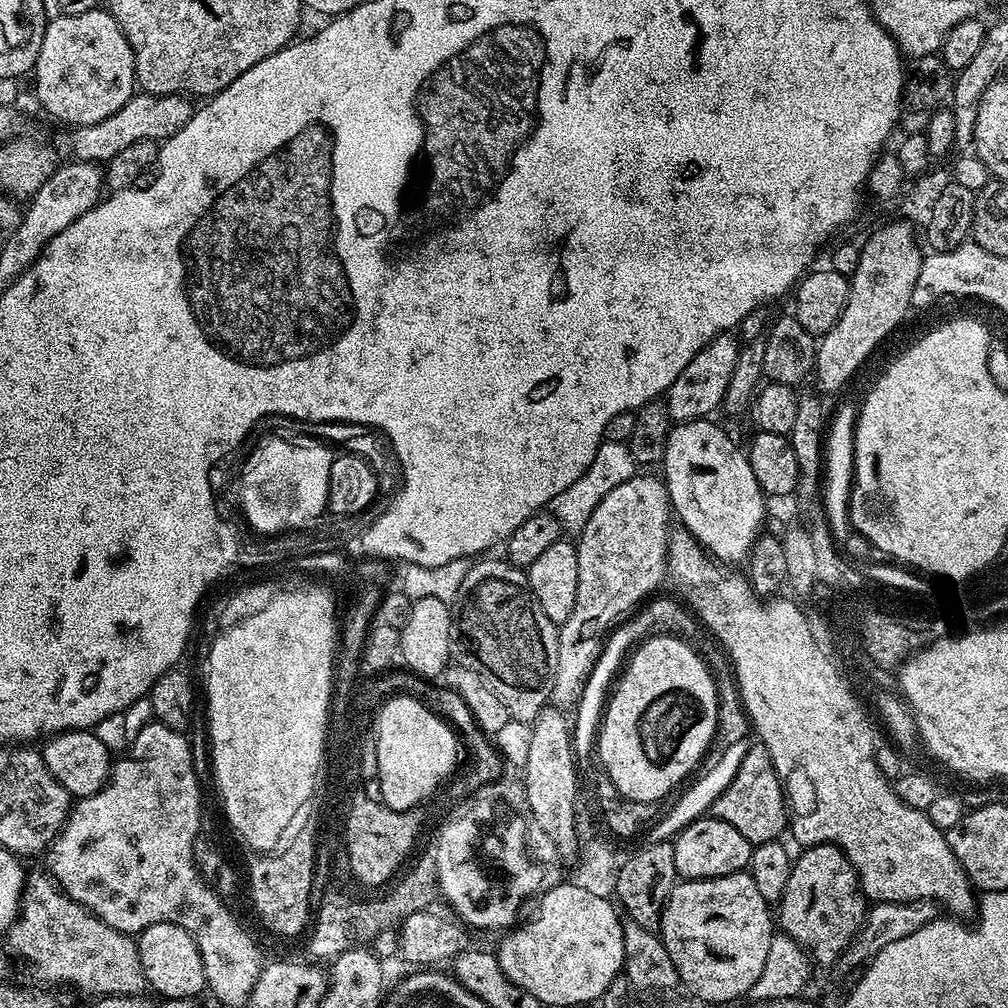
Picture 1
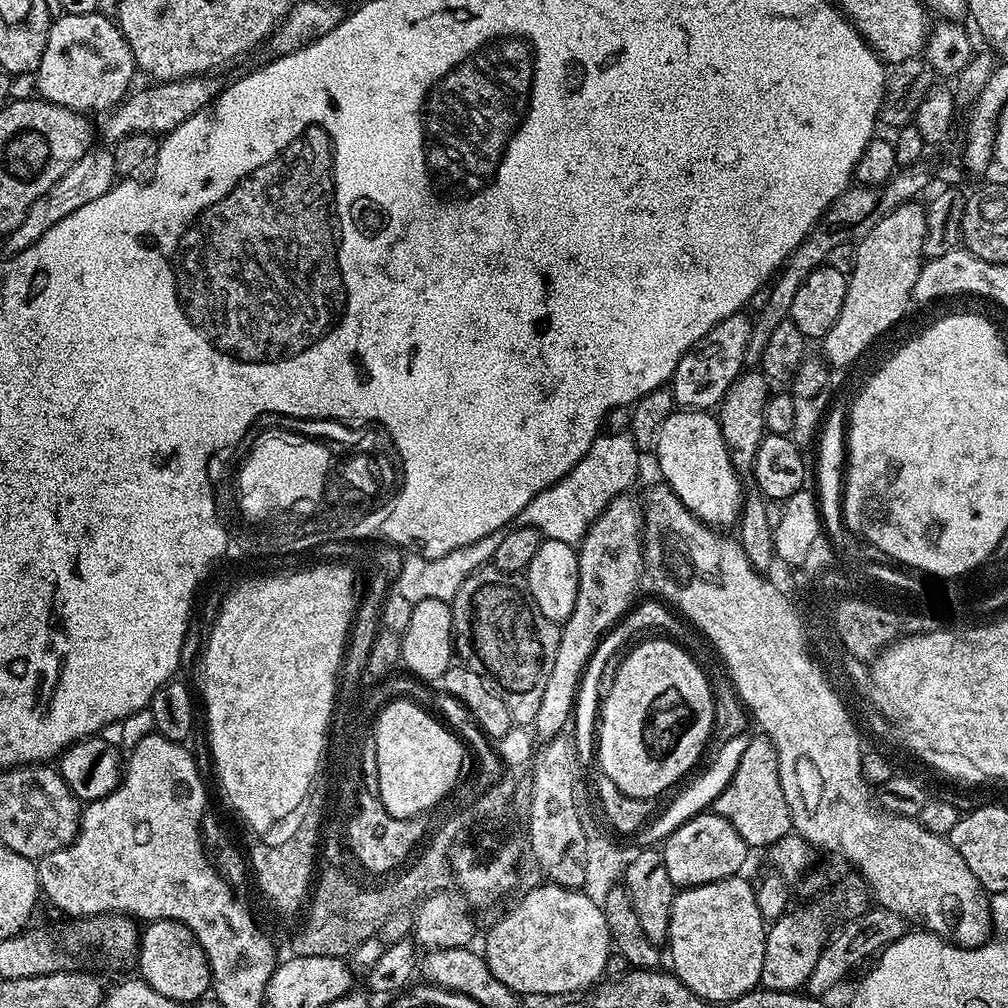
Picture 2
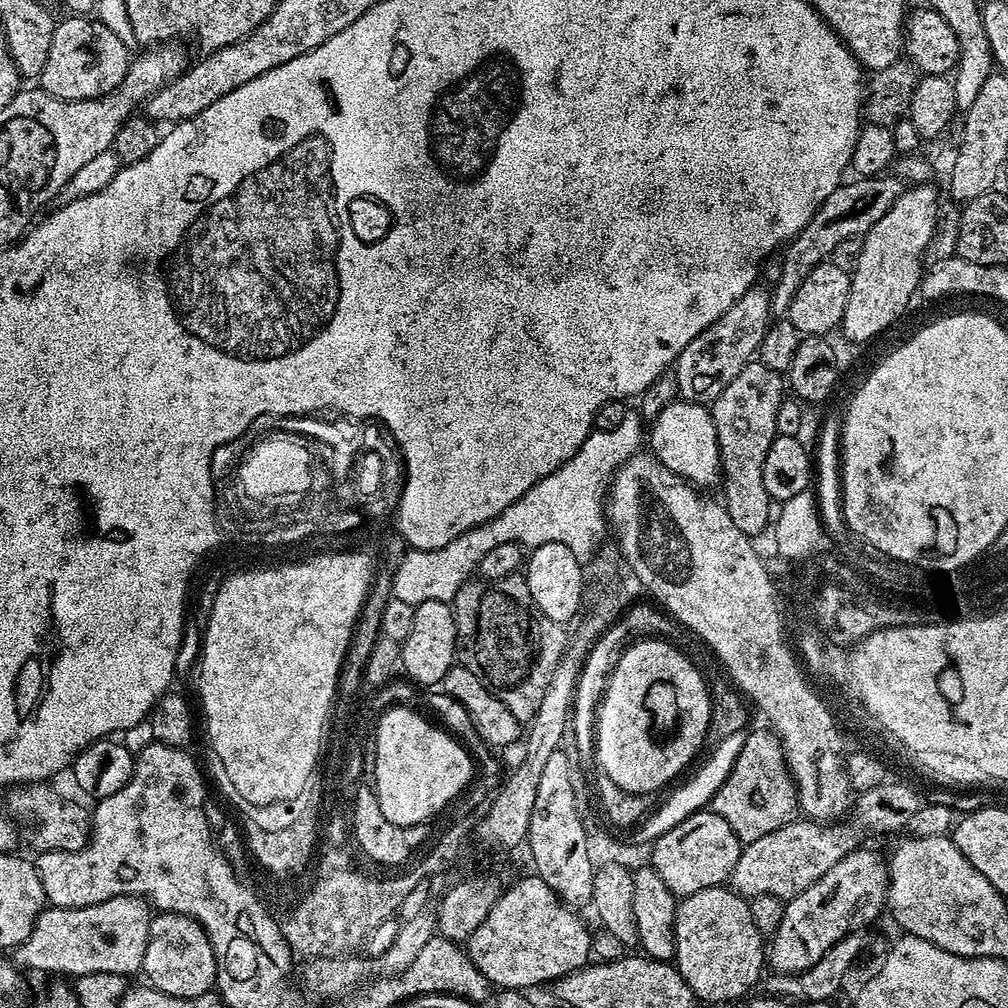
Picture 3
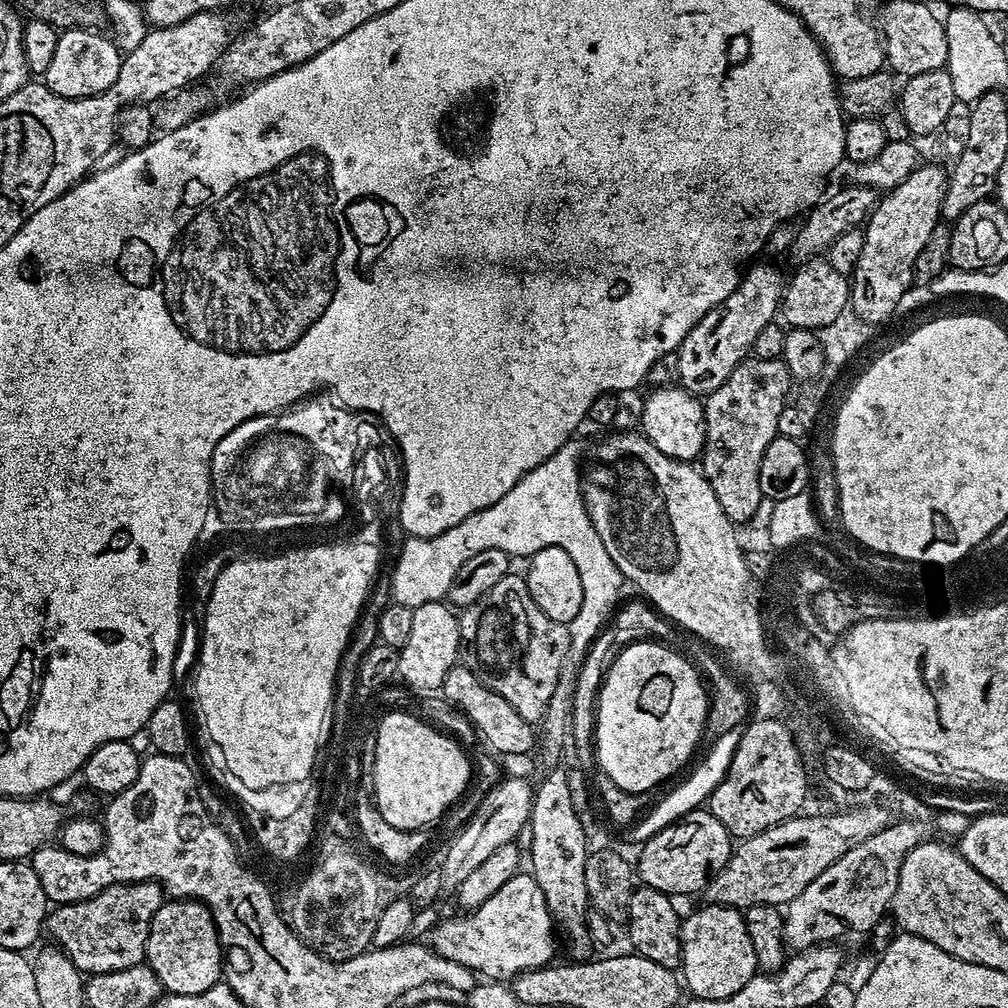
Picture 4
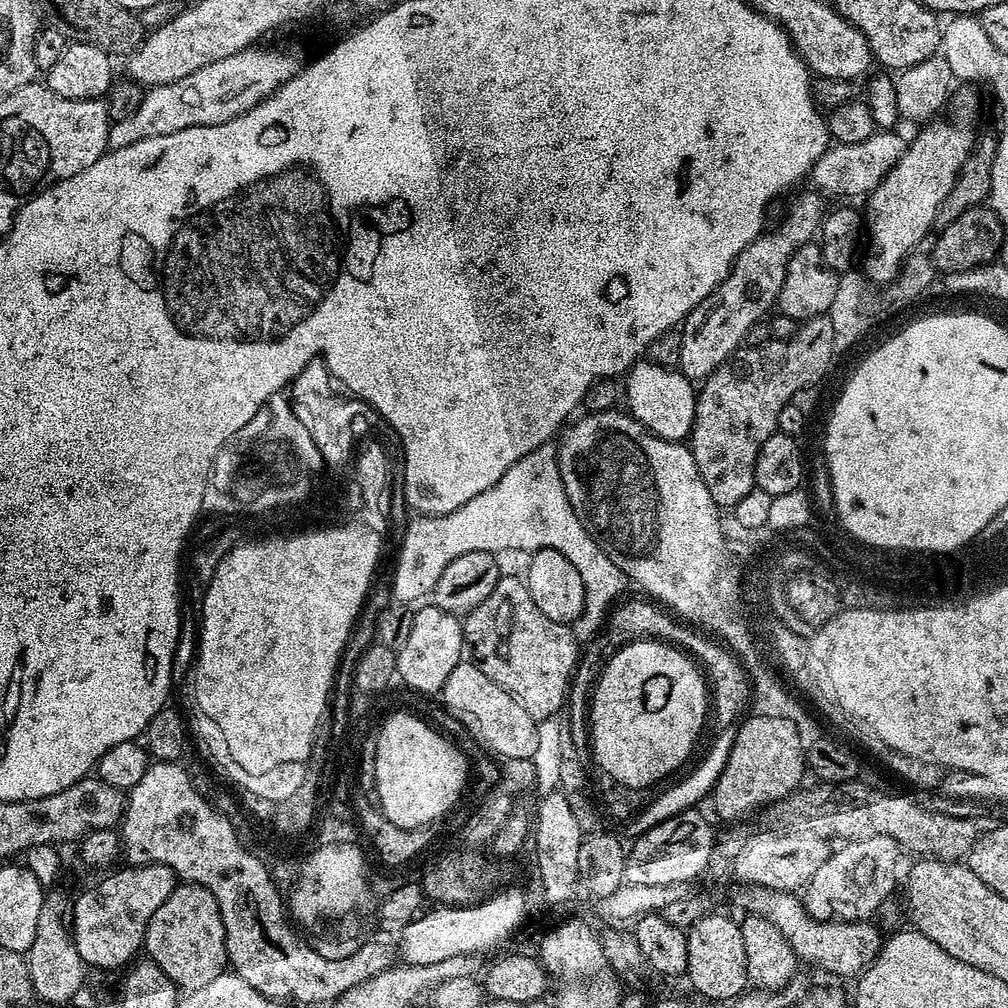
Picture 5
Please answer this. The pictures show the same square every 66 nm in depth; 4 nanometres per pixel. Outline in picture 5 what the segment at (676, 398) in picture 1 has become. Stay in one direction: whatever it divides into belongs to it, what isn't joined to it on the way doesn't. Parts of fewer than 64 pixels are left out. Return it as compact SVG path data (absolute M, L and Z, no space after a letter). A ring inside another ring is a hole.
M811 190L805 196L800 196L788 208L788 213L784 216L784 221L777 226L776 232L765 231L747 248L736 261L727 279L715 288L703 302L697 306L685 318L681 336L681 354L679 371L683 372L689 380L693 382L703 382L719 370L722 365L731 360L737 352L741 351L744 339L752 332L752 327L756 323L763 321L777 307L780 299L780 291L786 282L788 263L792 261L793 254L798 251L803 244L809 243L821 231L821 224L824 223L826 207L820 201L821 193Z

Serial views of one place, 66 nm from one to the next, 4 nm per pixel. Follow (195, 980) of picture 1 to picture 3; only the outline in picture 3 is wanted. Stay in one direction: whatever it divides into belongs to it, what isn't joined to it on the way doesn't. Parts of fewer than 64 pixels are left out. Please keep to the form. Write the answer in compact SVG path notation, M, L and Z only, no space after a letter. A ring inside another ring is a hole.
M160 912L153 915L150 922L149 942L146 943L146 954L142 969L148 975L147 983L159 992L165 992L178 998L194 998L198 994L213 991L216 982L216 959L210 938L206 930L192 916L177 912Z

